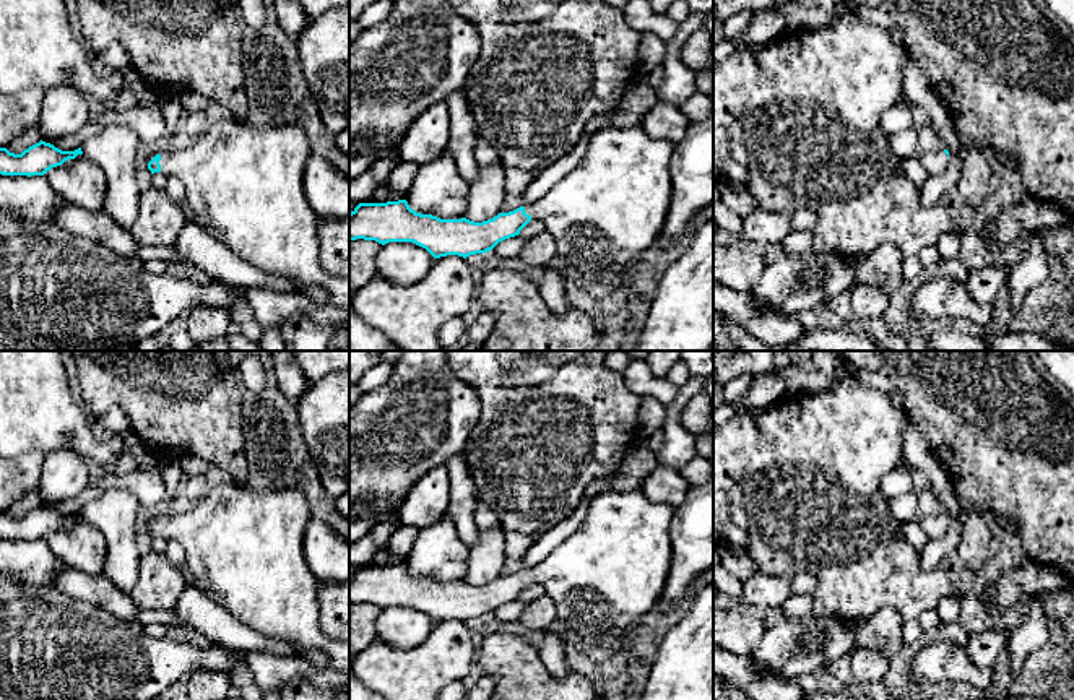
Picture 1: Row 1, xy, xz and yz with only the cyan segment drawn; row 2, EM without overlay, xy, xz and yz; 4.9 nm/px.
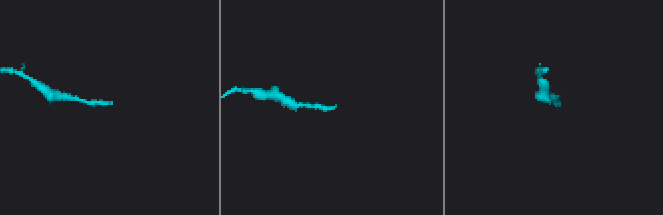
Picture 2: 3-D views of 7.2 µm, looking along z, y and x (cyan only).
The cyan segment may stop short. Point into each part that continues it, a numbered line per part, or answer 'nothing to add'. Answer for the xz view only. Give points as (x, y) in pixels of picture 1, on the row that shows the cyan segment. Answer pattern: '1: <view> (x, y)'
1: xz (611, 207)

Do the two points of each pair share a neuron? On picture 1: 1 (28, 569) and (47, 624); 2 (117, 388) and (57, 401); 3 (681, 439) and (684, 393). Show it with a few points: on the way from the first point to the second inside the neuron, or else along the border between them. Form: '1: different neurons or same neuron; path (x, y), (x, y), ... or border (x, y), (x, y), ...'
1: different neurons; border (17, 579), (26, 583), (52, 587)
2: different neurons; border (82, 405), (91, 416)
3: same neuron; path (673, 427), (673, 410), (676, 405)

